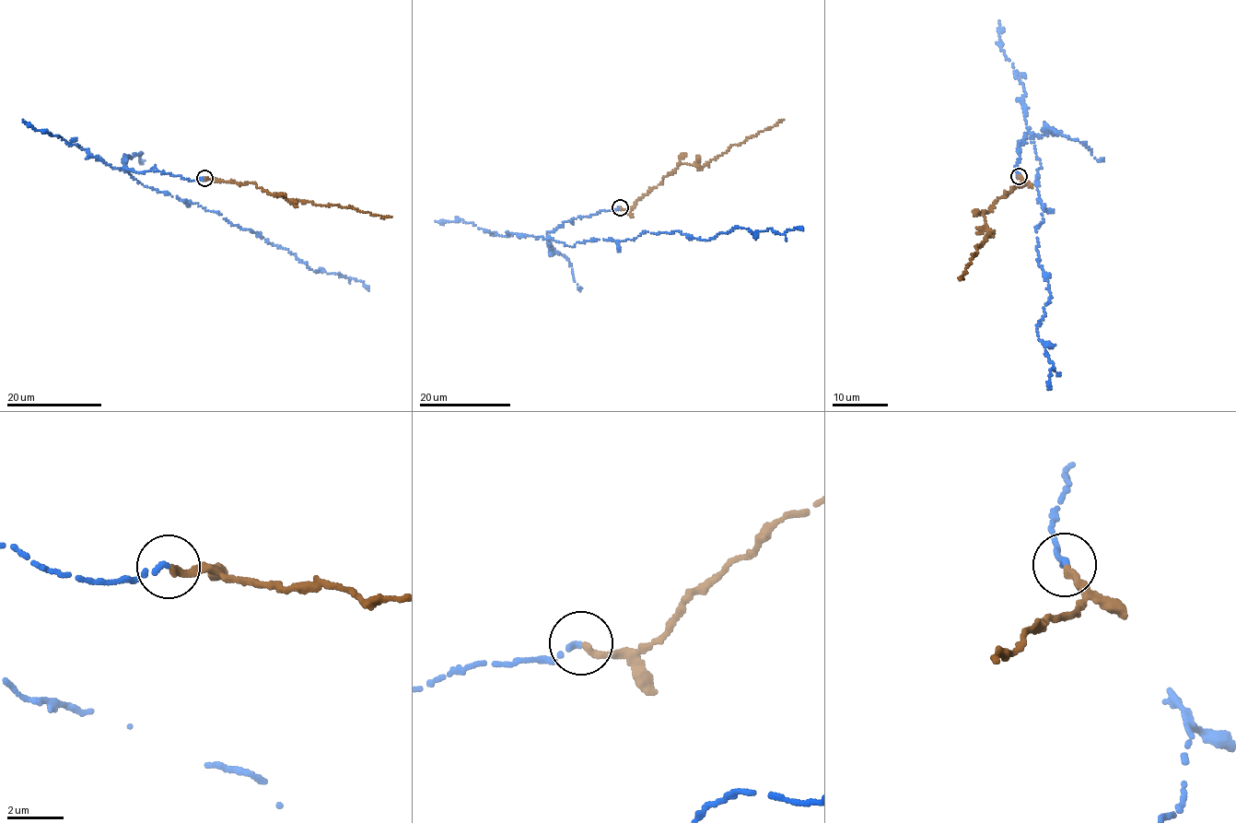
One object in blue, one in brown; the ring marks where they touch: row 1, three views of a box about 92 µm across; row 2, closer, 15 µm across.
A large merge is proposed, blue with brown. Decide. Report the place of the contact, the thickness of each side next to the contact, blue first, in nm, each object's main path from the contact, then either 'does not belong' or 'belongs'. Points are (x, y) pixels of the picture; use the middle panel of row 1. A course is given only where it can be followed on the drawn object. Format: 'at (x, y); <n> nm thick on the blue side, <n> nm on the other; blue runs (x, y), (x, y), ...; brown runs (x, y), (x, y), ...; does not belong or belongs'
at (620, 207); 200 nm thick on the blue side, 280 nm on the other; blue runs (620, 207), (546, 233), (572, 247), (647, 232), (710, 240), (740, 227), (752, 232), (802, 229); brown runs (621, 207), (629, 209), (653, 187), (659, 184), (663, 177), (679, 164), (702, 167), (730, 146), (783, 120); belongs

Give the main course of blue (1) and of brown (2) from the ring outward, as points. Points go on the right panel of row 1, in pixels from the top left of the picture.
1: (1019, 176), (1019, 145), (1026, 134), (1042, 166), (1038, 261), (1051, 299), (1037, 332), (1054, 368), (1049, 390)
2: (1019, 176), (1023, 181), (983, 213), (992, 231), (976, 246), (960, 280)

